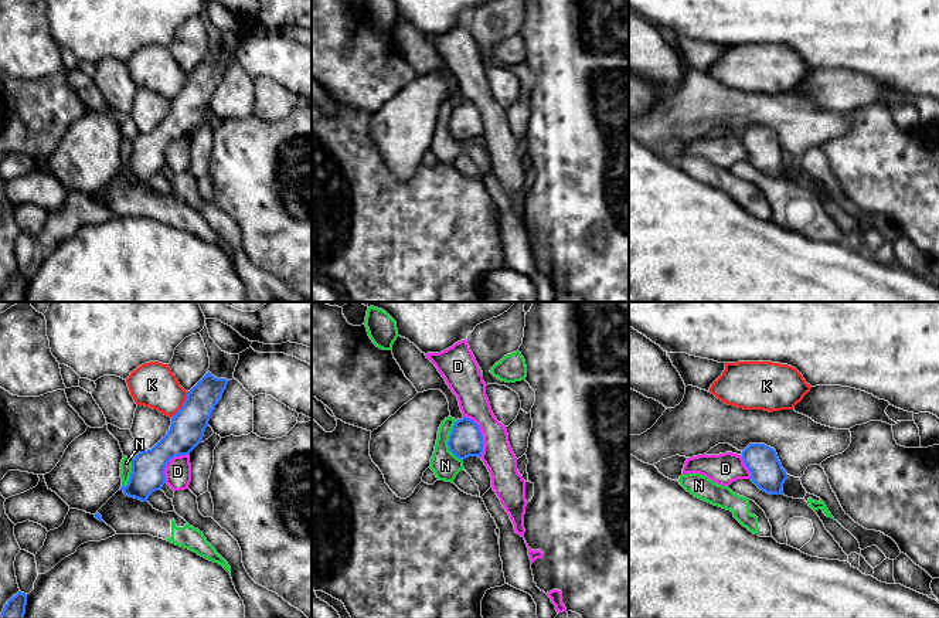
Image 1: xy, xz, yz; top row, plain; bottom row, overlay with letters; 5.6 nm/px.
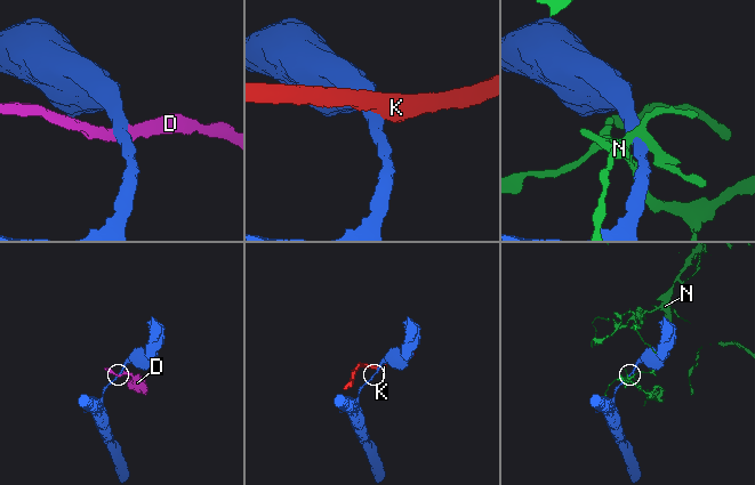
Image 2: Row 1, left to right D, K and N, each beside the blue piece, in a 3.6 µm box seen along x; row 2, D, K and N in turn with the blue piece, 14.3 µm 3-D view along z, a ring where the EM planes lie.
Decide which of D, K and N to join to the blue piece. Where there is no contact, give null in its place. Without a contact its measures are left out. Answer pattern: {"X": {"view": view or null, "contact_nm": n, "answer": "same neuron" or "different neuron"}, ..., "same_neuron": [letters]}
{"D": {"view": "xz", "contact_nm": 260, "answer": "different neuron"}, "K": {"view": "xy", "contact_nm": 190, "answer": "different neuron"}, "N": {"view": "xz", "contact_nm": 240, "answer": "different neuron"}, "same_neuron": []}

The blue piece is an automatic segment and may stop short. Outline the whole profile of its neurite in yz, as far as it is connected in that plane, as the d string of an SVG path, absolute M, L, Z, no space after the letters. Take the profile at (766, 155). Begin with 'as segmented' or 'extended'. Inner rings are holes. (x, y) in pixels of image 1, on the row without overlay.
as segmented; M749 126L742 133L745 149L751 154L751 163L769 177L782 177L787 162L786 153L773 130L765 126Z

